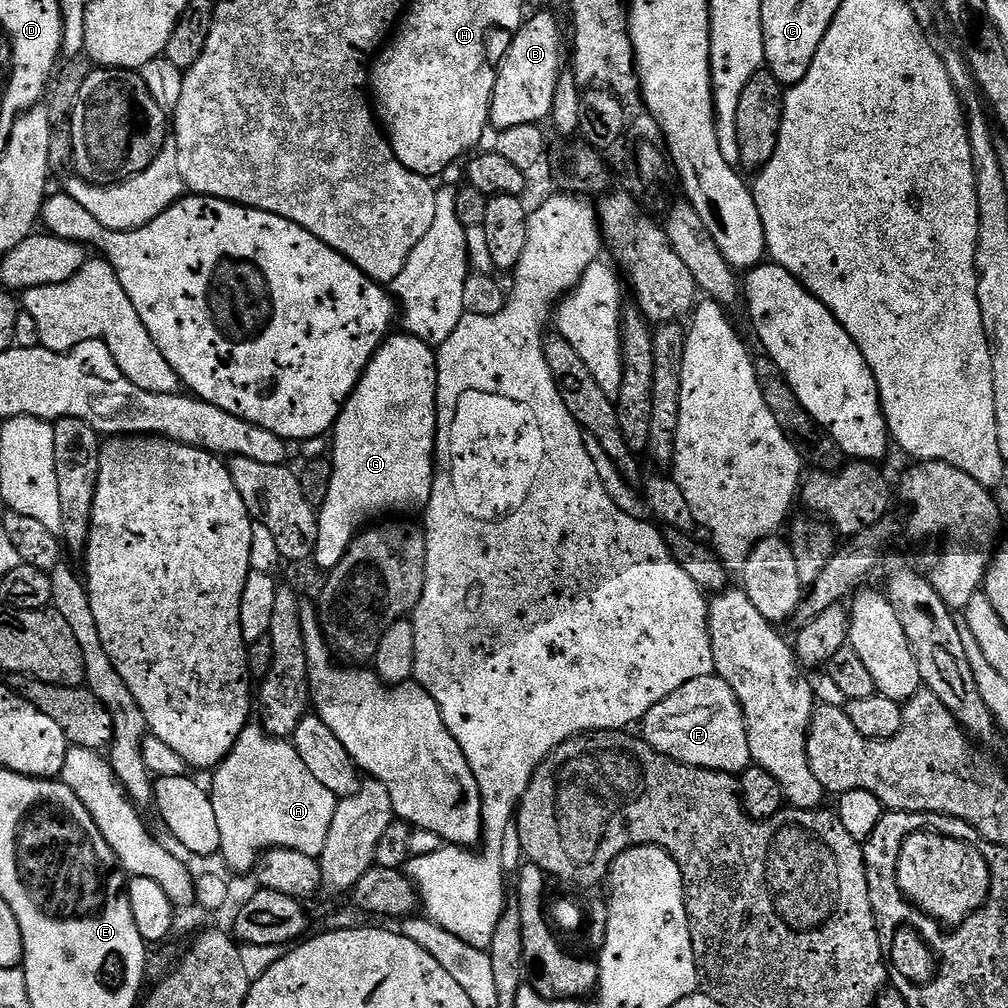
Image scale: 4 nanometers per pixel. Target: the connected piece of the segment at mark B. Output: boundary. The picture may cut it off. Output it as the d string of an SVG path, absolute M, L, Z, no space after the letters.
M540 10L529 15L513 36L506 54L500 60L496 70L496 85L492 95L492 105L488 119L491 127L496 130L510 130L510 126L526 126L527 124L543 125L552 115L554 94L558 90L558 78L562 71L560 55L566 52L566 36L560 33L560 24L551 16L551 11Z

